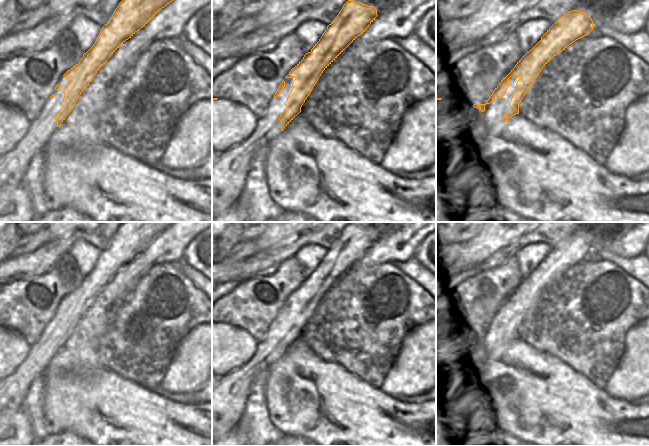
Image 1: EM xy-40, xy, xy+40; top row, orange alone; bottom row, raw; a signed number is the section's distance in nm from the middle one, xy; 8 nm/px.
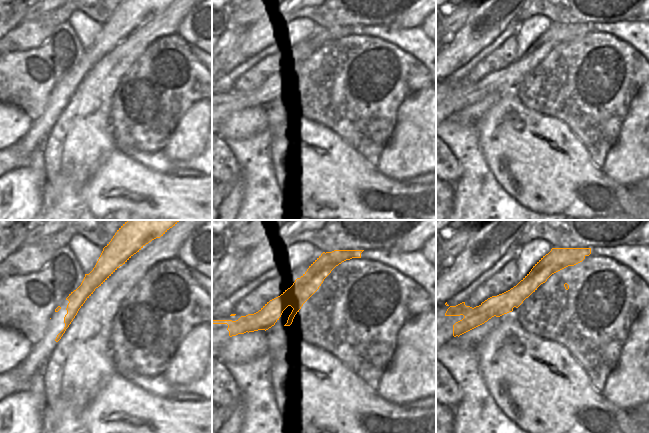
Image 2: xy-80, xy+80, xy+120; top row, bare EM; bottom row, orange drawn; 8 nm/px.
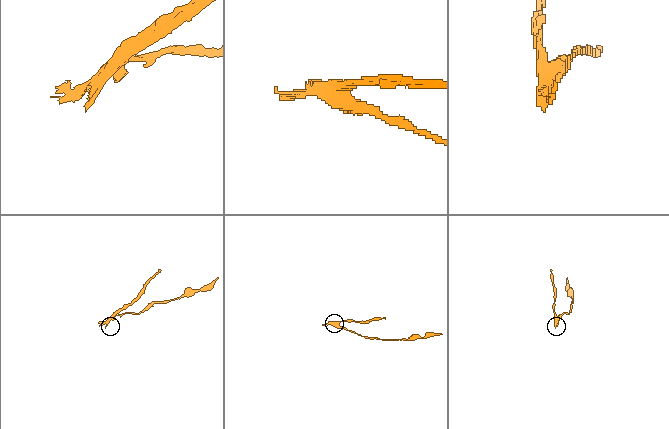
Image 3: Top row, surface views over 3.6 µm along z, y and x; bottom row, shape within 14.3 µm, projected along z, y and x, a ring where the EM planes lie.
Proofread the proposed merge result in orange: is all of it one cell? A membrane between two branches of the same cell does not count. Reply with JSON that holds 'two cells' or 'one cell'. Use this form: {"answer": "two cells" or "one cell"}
{"answer": "two cells"}

